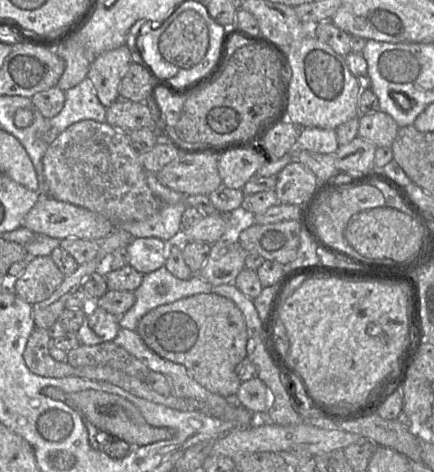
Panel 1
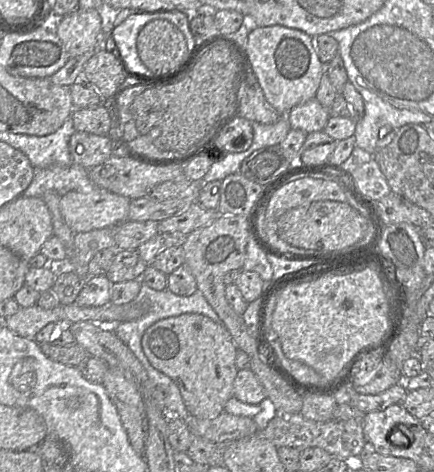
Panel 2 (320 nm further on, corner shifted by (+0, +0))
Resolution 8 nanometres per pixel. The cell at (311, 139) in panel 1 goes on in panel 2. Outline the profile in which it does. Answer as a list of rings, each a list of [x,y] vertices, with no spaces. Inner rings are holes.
[[[315,98],[293,107],[288,112],[290,128],[306,133],[323,131],[329,117],[329,109],[324,108]]]

